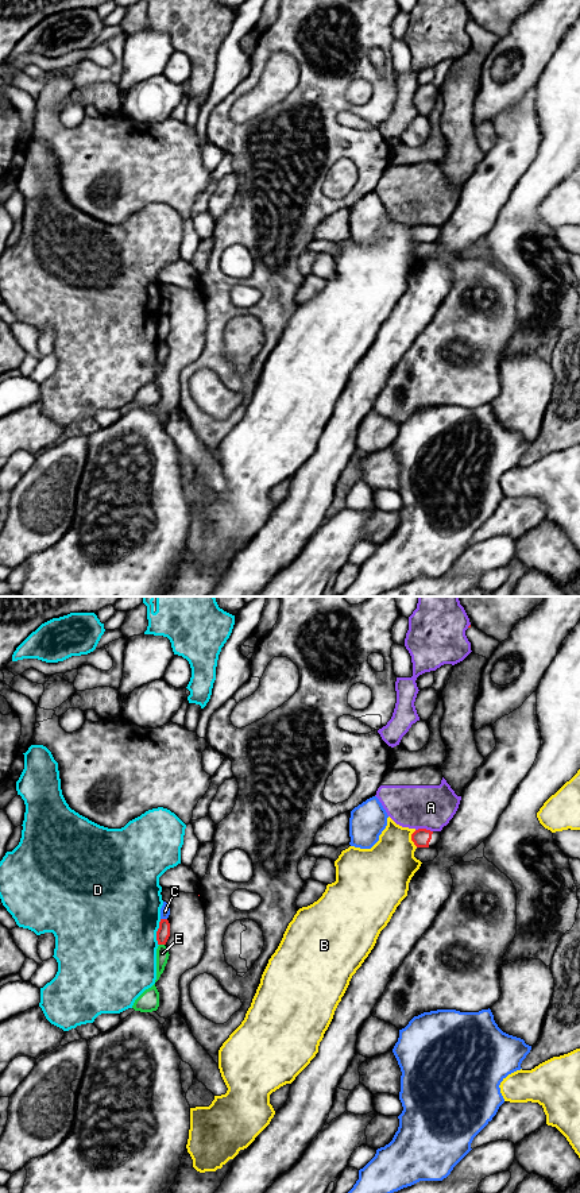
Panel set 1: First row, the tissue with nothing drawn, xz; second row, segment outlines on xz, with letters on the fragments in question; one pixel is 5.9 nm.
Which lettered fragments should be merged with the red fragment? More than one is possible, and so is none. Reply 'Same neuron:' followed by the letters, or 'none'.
Same neuron: none

